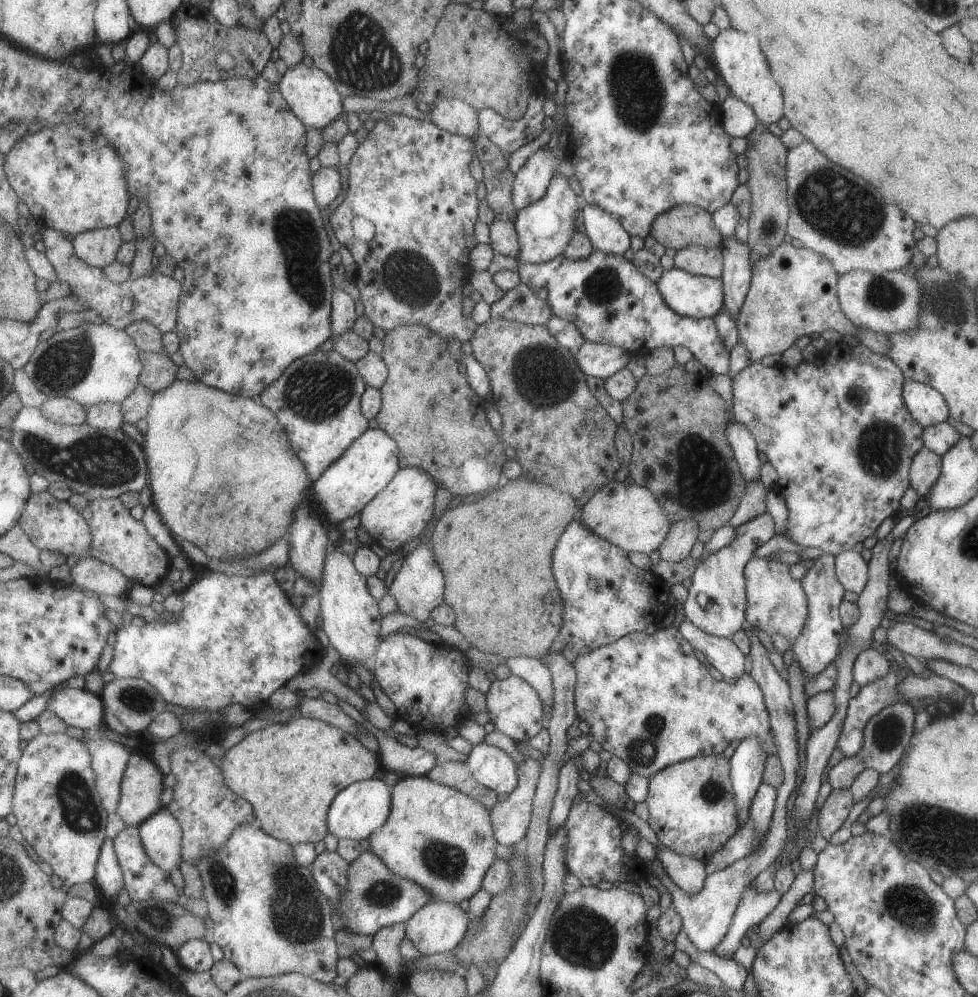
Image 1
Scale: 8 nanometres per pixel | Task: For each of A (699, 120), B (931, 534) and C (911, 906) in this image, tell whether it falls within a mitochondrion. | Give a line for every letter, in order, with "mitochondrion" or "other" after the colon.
A: other
B: other
C: mitochondrion

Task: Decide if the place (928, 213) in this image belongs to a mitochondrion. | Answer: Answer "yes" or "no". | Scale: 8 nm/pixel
no

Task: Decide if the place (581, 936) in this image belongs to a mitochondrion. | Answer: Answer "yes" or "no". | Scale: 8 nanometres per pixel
yes

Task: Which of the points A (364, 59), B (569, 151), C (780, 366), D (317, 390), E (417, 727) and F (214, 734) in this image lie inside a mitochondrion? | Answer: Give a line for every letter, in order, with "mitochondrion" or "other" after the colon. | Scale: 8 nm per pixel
A: mitochondrion
B: other
C: other
D: mitochondrion
E: other
F: other

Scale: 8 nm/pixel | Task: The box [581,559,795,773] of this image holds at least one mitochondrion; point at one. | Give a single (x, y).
(643, 749)

